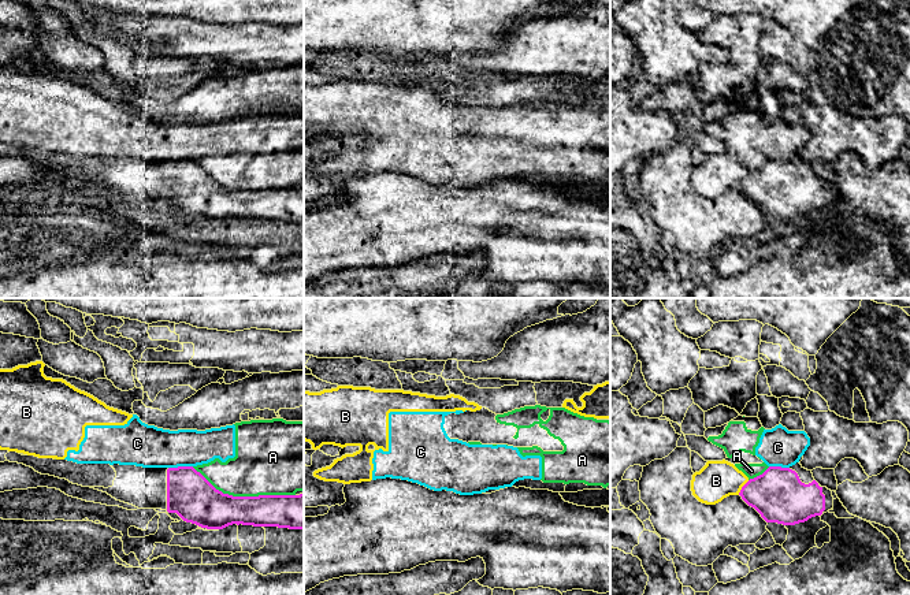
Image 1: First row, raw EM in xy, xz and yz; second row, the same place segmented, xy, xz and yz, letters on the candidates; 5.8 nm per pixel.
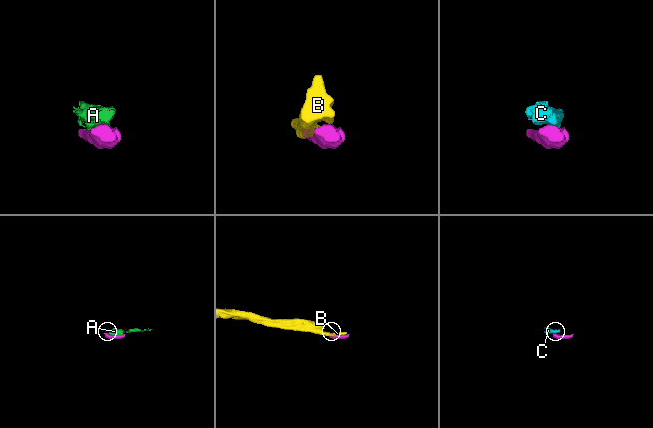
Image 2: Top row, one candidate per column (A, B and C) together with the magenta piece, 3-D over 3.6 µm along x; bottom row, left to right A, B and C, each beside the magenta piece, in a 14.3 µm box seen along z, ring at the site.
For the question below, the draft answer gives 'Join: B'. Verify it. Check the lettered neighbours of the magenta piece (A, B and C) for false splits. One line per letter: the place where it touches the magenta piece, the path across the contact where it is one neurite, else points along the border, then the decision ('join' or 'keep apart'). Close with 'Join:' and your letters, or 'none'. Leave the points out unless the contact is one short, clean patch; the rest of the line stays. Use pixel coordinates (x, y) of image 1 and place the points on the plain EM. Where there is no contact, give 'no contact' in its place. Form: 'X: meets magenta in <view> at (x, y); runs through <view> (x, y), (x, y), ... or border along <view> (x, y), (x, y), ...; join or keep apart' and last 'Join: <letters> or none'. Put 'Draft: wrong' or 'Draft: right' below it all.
A: meets magenta in xy at (244, 190); keep apart
B: meets magenta in yz at (742, 181); keep apart
C: meets magenta in xy at (179, 160); border along xy (192, 159), (168, 162); keep apart
Join: none
Draft: wrong

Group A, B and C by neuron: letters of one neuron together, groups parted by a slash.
A B C

